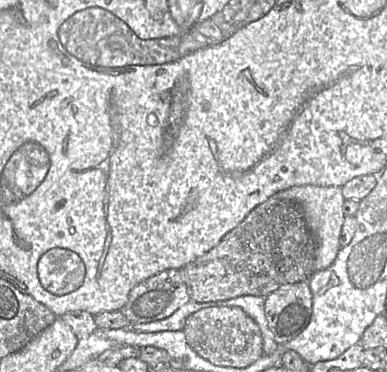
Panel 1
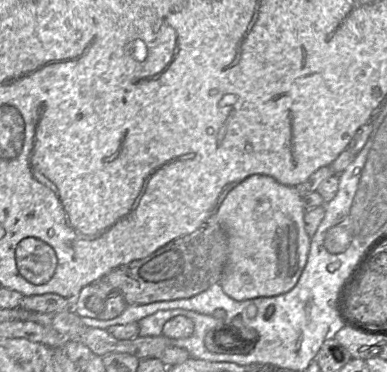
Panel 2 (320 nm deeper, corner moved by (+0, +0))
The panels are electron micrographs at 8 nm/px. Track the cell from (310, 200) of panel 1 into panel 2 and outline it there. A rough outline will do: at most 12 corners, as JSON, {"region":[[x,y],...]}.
{"region":[[247,177],[211,218],[218,283],[238,301],[297,284],[310,249],[302,196]]}

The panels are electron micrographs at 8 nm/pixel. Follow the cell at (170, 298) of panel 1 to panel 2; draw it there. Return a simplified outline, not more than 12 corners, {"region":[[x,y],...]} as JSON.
{"region":[[103,280],[83,287],[72,303],[78,316],[113,319],[128,306]]}

